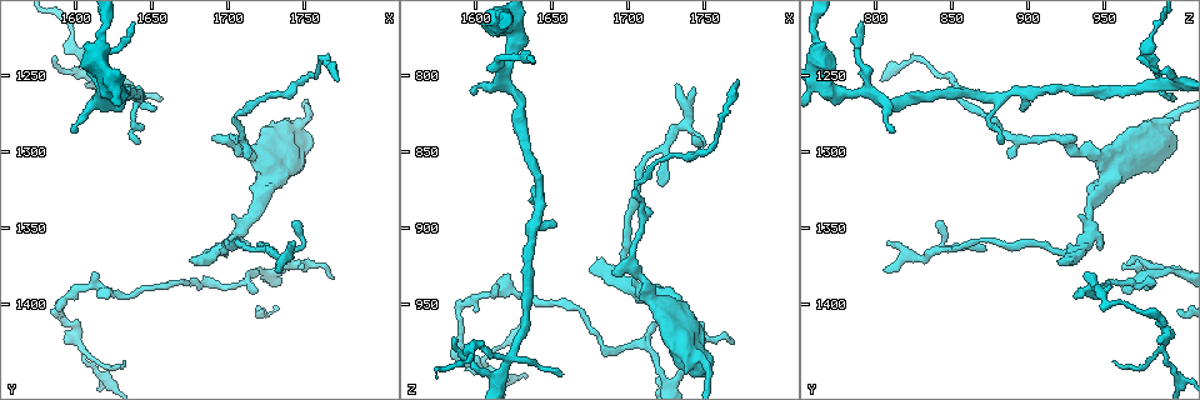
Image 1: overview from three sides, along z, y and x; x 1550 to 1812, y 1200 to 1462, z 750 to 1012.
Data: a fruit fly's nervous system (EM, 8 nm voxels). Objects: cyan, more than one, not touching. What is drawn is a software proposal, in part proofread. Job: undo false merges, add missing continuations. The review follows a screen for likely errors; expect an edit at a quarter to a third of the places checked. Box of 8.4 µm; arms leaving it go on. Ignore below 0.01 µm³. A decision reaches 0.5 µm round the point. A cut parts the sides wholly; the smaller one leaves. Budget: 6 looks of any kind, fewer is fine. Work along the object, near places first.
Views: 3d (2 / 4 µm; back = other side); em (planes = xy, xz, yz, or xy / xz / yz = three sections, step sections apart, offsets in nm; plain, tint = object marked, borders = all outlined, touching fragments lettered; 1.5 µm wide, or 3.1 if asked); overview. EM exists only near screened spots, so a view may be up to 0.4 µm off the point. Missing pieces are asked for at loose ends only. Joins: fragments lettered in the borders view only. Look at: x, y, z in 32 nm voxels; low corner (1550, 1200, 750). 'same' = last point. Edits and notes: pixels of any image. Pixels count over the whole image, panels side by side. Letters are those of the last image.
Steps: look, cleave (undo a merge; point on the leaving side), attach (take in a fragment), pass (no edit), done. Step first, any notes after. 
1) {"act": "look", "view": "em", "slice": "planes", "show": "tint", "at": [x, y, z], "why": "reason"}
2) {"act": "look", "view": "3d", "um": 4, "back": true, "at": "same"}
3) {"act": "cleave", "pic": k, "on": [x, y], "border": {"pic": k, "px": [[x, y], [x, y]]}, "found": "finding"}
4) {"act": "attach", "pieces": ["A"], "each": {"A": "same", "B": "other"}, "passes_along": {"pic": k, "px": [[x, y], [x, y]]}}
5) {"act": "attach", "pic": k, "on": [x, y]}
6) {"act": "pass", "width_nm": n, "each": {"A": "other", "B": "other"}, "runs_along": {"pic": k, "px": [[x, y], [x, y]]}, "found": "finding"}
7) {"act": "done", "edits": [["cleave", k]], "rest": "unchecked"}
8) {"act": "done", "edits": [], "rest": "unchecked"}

{"act": "look", "view": "em", "slice": "xz", "step": 4, "show": "borders", "at": [1598, 1288, 812], "why": "branch stops here"}

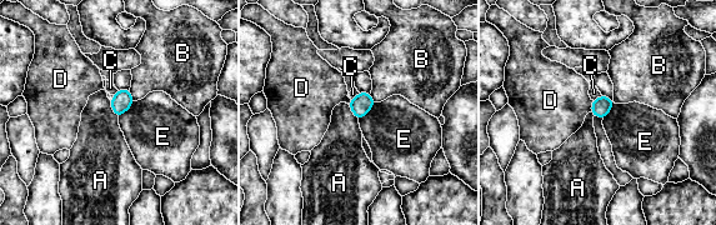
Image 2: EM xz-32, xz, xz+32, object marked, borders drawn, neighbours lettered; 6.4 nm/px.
{"act": "look", "view": "em", "slice": "planes", "show": "borders", "at": "same", "why": "cut it another way"}

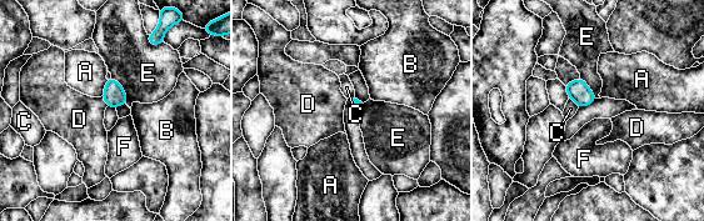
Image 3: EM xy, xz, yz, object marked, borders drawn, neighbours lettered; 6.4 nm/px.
{"act": "pass", "each": {"A": "other", "B": "other", "C": "other", "D": "other", "E": "other", "F": "other"}, "border": {"pic": 3, "px": [[101, 96], [108, 105]]}, "found": "none of them fits"}

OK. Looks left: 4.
{"act": "look", "view": "3d", "um": 2, "at": [1742, 1362, 808], "why": "thin end"}

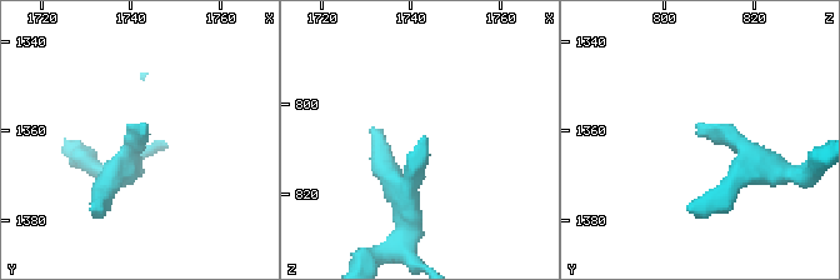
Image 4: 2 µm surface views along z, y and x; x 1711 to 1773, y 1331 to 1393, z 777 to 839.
{"act": "look", "view": "em", "slice": "planes", "show": "tint", "at": [1743, 1362, 808], "why": "shape alone is not enough"}

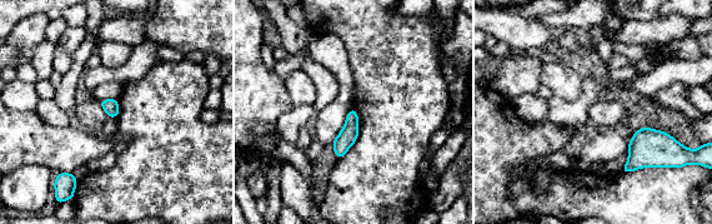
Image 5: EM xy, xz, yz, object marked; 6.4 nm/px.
{"act": "look", "view": "em", "slice": "planes", "show": "borders", "at": "same"}

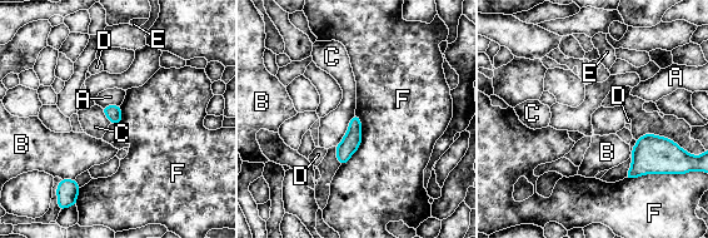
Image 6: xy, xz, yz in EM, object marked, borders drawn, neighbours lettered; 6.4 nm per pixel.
{"act": "pass", "longest_contact_nm": ["F", 360], "each": {"A": "other", "B": "other", "C": "other", "D": "other", "E": "other", "F": "other"}, "border": {"pic": 6, "px": [[357, 114], [362, 142], [340, 165]]}, "found": "none of them fits"}

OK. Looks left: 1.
{"act": "done", "edits": [], "rest": "unchecked"}

